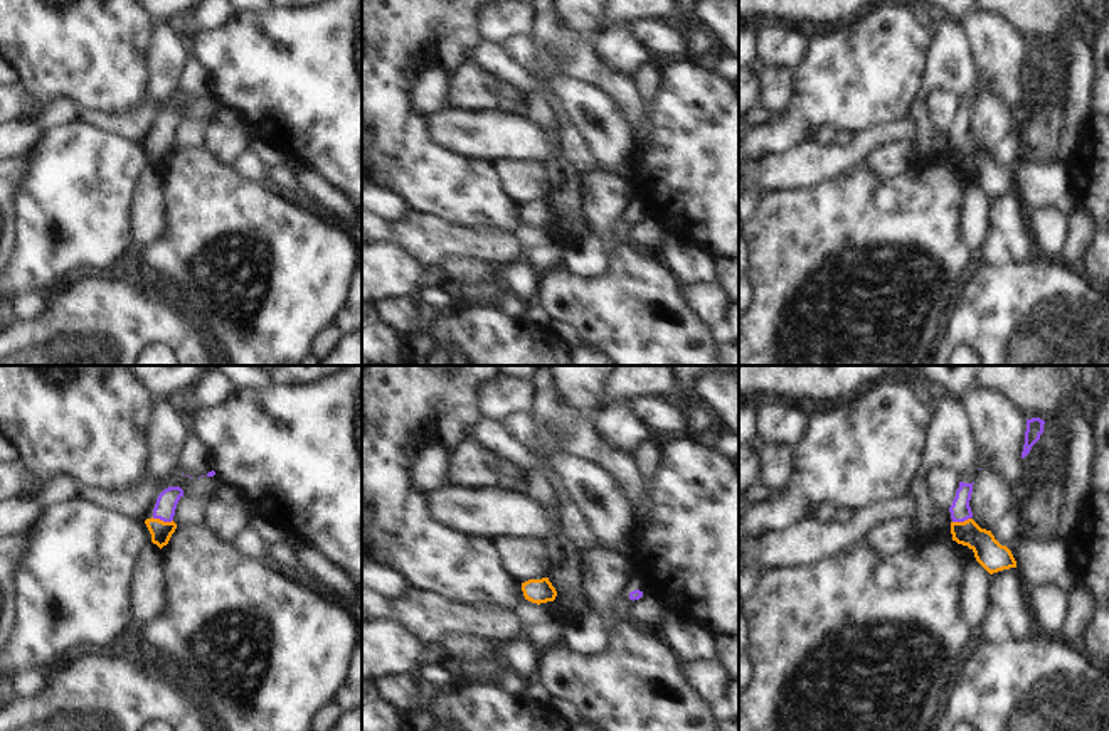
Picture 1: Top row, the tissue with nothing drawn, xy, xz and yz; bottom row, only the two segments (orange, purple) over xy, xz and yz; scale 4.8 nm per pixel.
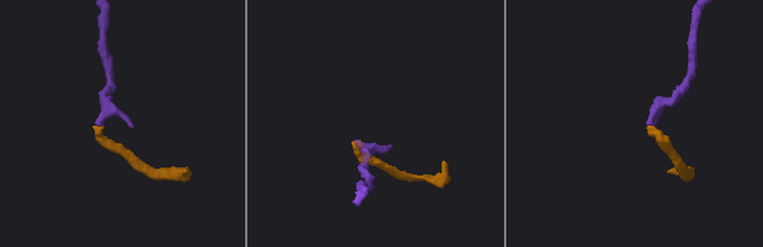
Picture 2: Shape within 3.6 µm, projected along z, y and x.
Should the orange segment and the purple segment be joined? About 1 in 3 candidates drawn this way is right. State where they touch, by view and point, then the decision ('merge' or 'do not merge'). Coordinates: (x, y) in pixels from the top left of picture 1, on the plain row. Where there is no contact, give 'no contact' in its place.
xy (162, 144) | merge

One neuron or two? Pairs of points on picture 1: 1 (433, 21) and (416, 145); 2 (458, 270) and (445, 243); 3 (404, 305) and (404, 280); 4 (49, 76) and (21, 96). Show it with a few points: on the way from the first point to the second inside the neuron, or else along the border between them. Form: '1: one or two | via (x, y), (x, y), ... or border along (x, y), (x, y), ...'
1: one | via (403, 51), (397, 56), (397, 115)
2: two | border along (490, 261), (448, 256), (440, 265)
3: two | border along (409, 295), (389, 295), (379, 300)
4: two | border along (22, 81), (39, 108)

